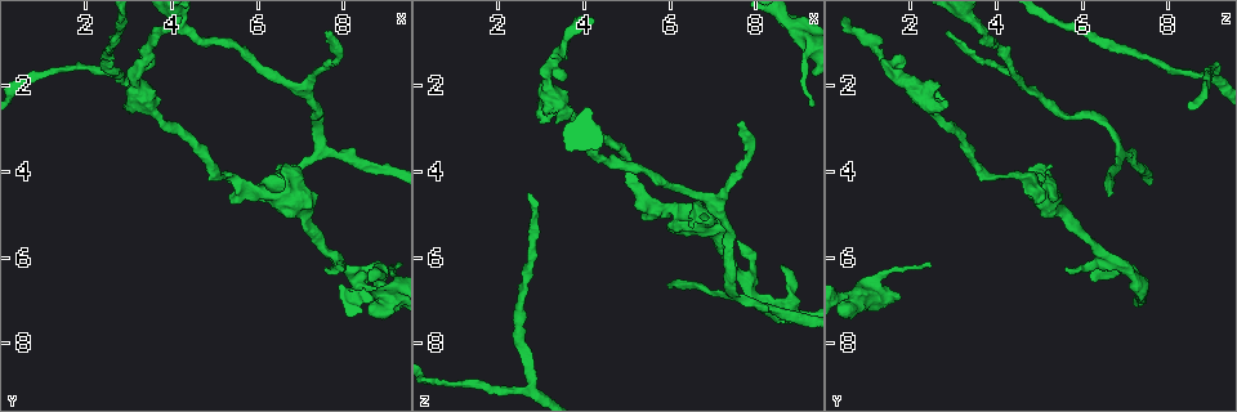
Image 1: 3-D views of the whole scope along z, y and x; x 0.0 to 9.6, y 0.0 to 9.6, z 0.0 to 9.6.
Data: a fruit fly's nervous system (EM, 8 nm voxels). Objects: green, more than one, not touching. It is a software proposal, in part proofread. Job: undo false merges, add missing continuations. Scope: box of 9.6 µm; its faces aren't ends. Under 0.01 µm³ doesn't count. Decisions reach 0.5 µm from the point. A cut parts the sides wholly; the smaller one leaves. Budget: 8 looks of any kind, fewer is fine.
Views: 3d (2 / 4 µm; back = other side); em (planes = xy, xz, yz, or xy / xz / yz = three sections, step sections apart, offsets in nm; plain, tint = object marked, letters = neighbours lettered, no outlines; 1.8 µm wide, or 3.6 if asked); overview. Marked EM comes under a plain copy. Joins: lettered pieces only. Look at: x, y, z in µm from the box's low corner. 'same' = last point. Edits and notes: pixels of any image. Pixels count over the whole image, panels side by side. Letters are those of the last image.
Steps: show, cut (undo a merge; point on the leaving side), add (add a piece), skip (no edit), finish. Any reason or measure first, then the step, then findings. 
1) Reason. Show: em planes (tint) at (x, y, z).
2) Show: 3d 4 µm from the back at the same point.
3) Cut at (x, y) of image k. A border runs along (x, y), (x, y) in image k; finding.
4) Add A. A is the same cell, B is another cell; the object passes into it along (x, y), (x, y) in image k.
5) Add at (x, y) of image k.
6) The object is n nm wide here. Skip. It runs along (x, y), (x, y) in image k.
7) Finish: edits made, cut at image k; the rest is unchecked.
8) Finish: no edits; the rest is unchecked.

An open end. Show: em yz step 8 (tint) at (6.00, 4.60, 6.55).

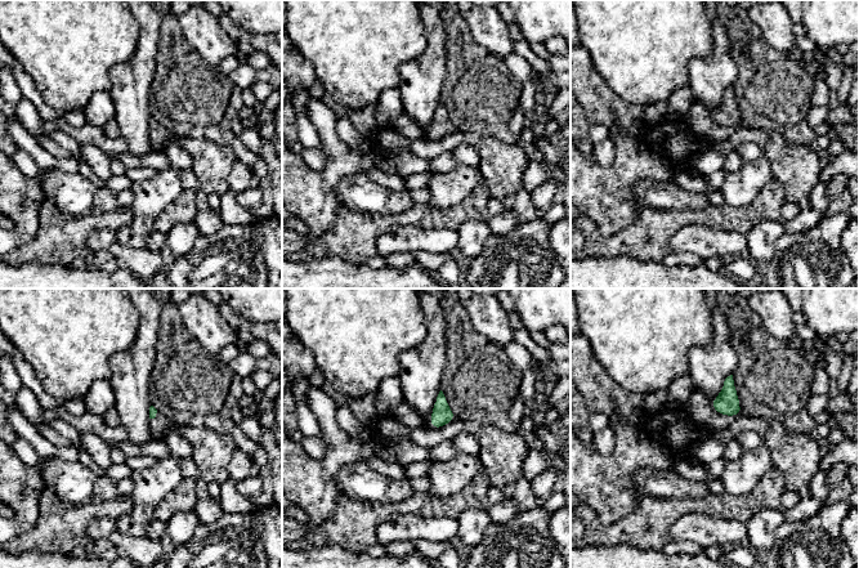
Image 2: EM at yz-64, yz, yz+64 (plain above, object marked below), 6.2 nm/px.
Show: em xz step 8 (letters) at the same point.

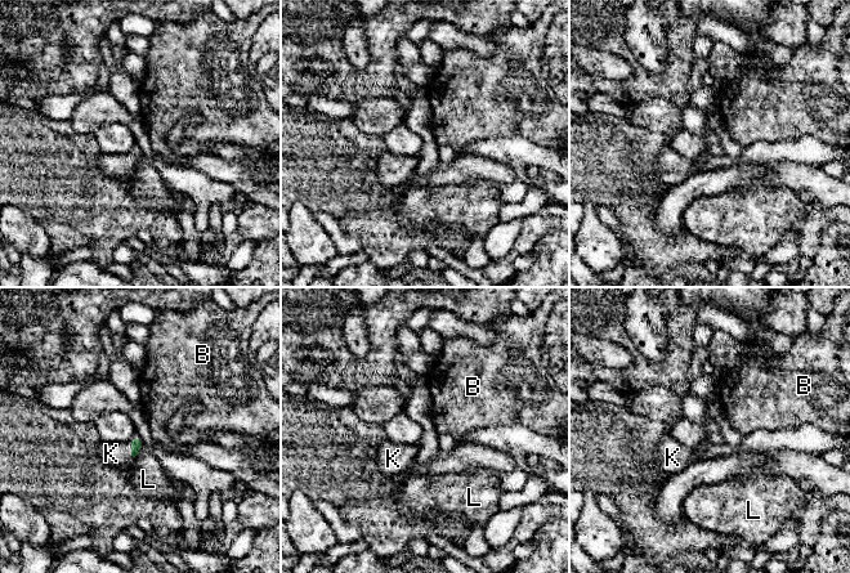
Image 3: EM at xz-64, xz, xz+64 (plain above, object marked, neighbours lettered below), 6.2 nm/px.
The longest contact is with L, 110 nm. Add K. K is the same cell, B and L are other cells; the object passes into it along (135, 444), (132, 450), (111, 453) in image 3; the neuron continues.

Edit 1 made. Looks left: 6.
Redraw. Show: overview.

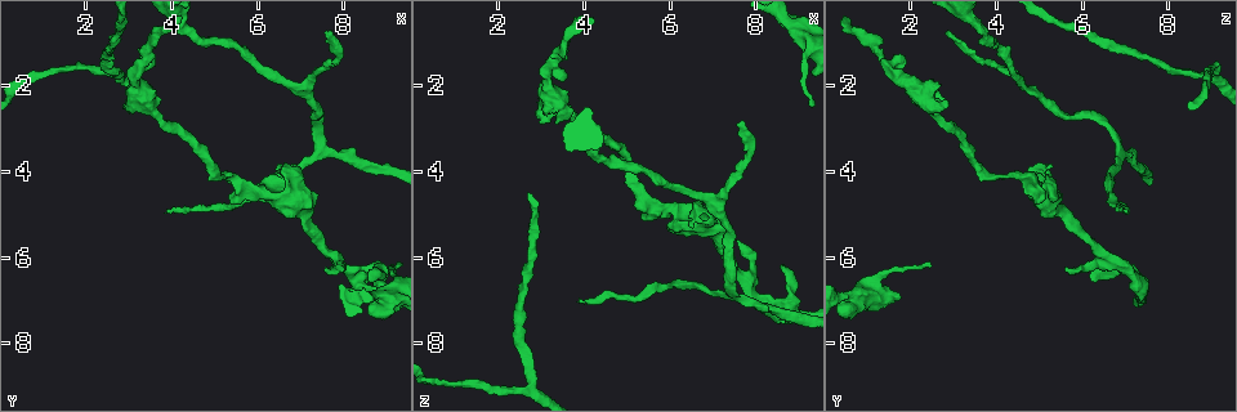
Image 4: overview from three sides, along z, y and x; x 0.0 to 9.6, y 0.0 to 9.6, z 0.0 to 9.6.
Show: 3d 2 µm at (8.40, 6.45, 7.25).

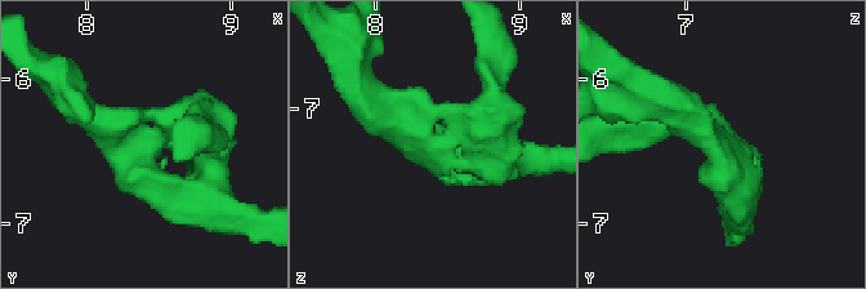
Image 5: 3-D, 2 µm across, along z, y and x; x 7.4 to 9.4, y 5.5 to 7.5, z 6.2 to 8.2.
3 arms meet here; the arms are 200, 220, 280 nm wide; now the EM. Show: em planes (letters) at (8.32, 6.50, 7.28).

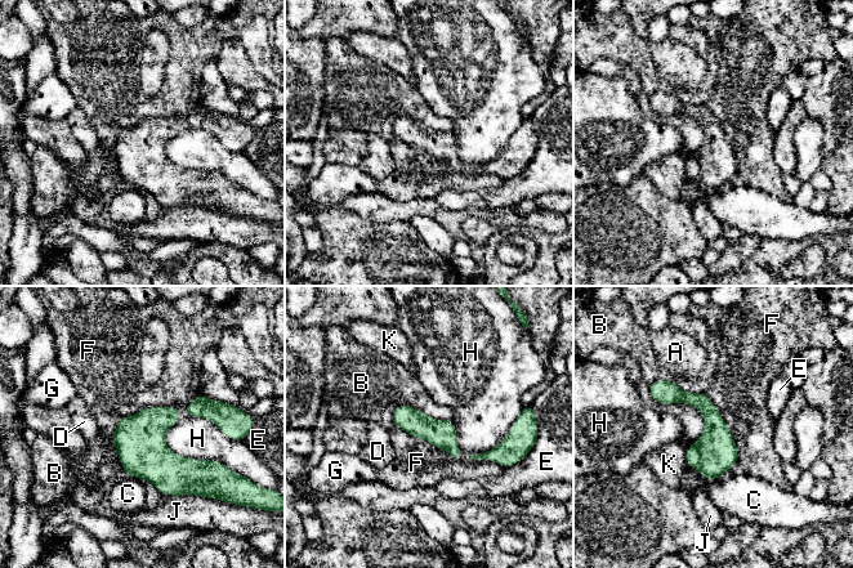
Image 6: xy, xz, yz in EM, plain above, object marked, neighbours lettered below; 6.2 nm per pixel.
The object is 180 nm wide here; the longest contact is with F, 460 nm. Skip. A, B, C, D, E, F, G, H, J and K are other cells; one neuron here.

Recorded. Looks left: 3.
Branch stops here. Show: em xy step 16 (letters) at (3.45, 1.60, 1.85).

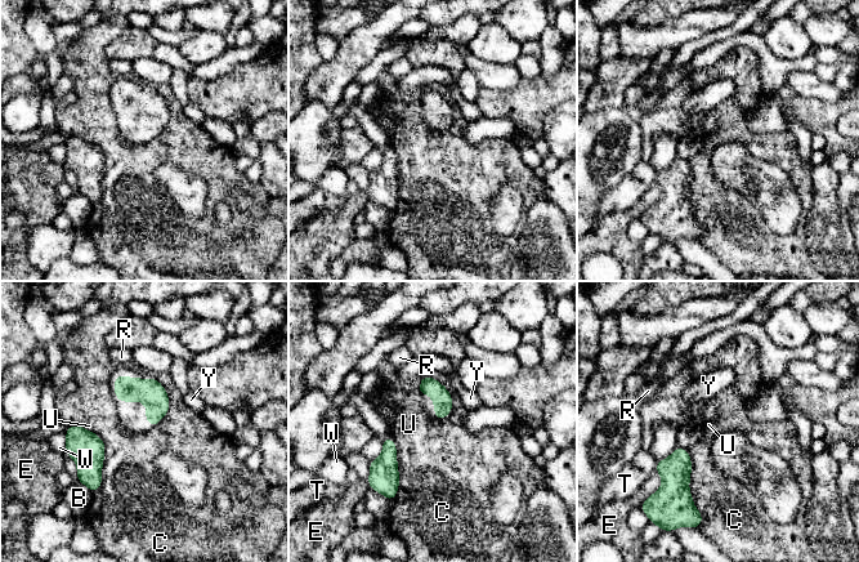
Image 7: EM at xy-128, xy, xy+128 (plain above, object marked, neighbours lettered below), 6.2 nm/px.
The longest contact is with C, 380 nm. Skip. B, C, E, R, T, U, W and Y are other cells; a border runs along (687, 450), (698, 509) in image 7; none of them fits.

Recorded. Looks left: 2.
Finish: edits made, add at image 3; the rest is unchecked.

